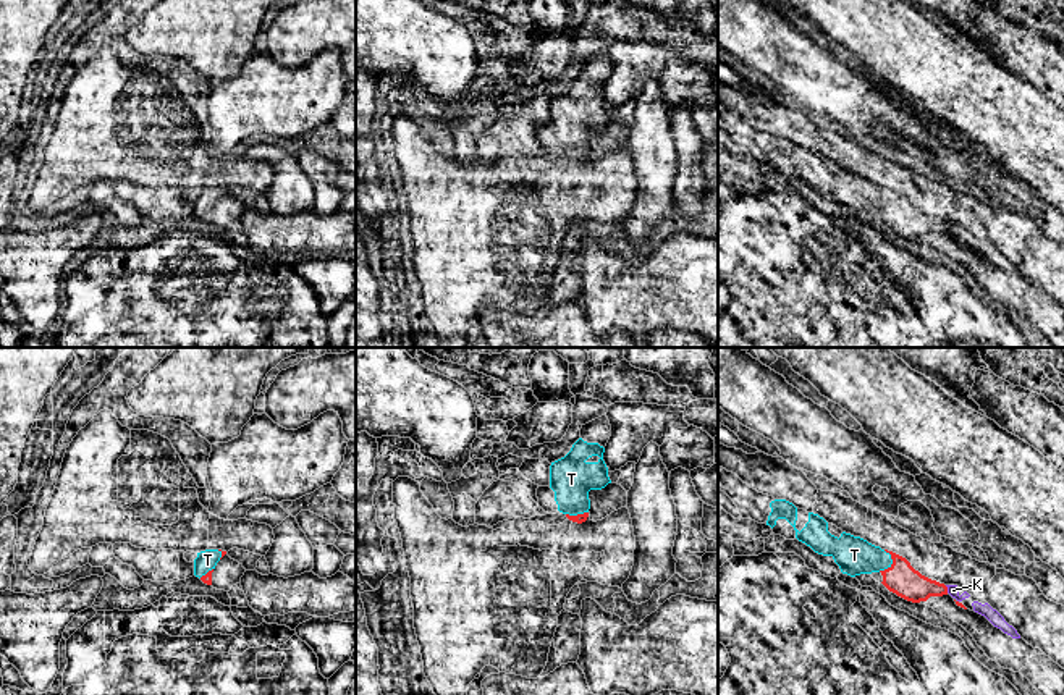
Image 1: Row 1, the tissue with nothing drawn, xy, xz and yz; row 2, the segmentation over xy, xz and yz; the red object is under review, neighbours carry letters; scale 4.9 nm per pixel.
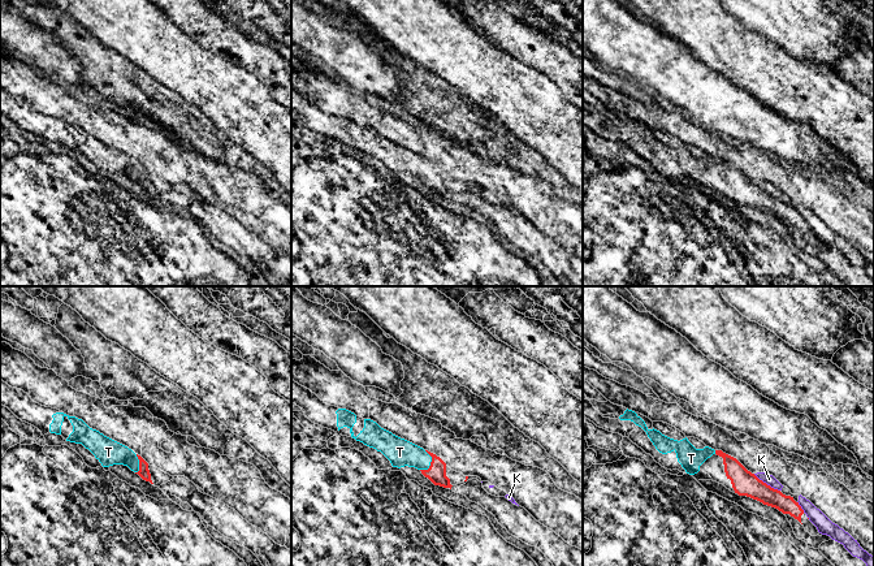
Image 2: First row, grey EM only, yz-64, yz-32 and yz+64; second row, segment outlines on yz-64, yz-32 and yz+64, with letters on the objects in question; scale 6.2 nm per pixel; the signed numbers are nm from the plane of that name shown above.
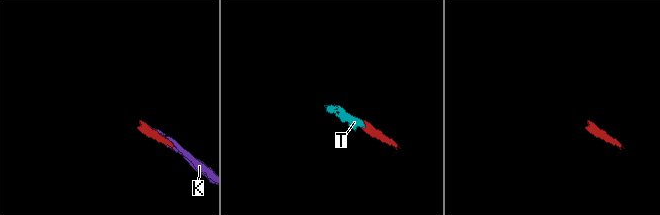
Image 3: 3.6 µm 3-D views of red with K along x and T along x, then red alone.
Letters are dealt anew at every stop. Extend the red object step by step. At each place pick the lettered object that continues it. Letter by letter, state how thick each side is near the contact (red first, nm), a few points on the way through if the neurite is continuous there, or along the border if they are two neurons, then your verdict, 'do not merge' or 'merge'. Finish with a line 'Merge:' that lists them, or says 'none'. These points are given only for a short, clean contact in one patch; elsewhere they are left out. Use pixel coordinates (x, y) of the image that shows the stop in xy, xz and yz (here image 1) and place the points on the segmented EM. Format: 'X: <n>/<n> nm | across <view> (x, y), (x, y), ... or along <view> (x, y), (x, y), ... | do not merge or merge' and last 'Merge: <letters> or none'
K: 160/60 nm | do not merge
T: 160/190 nm | across yz (901, 577), (893, 563), (854, 555) | merge
Merge: T

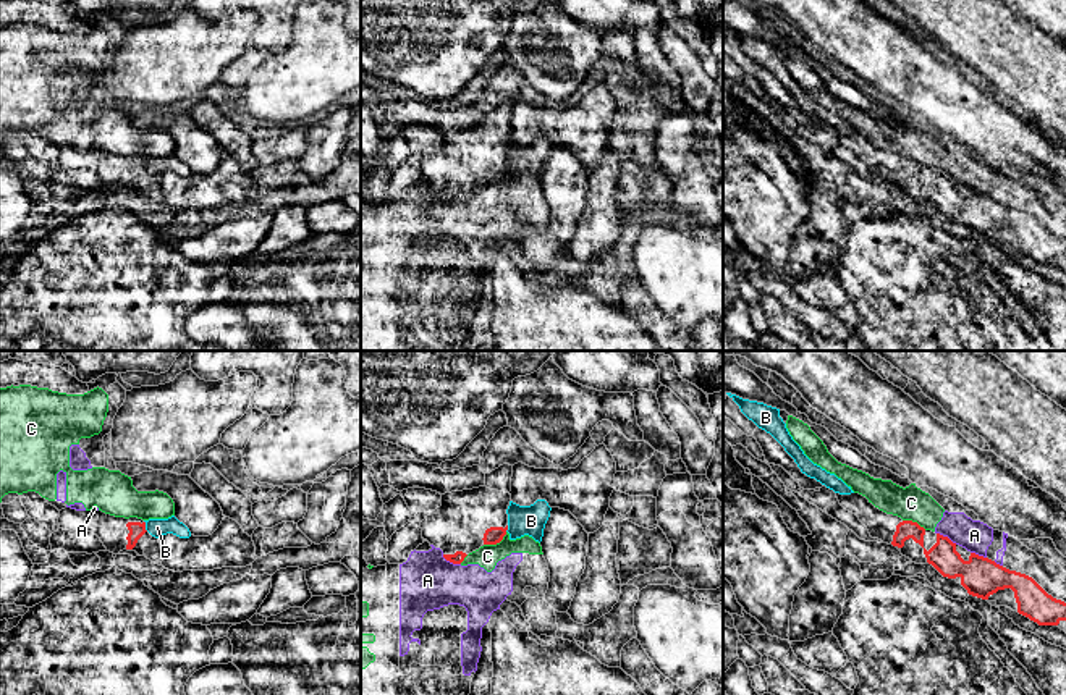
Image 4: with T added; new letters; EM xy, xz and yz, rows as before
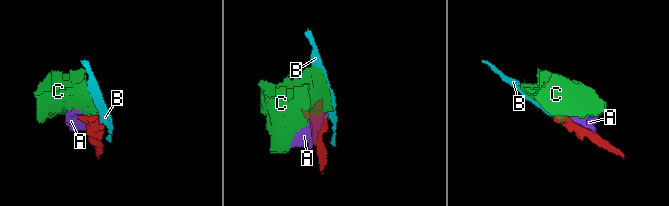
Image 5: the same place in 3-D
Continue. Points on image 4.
A: 60/280 nm | do not merge
B: 80/90 nm | along xy (144, 521), (148, 530) | do not merge
C: 90/120 nm | along xz (507, 532), (499, 542), (484, 545) | do not merge
Merge: none

